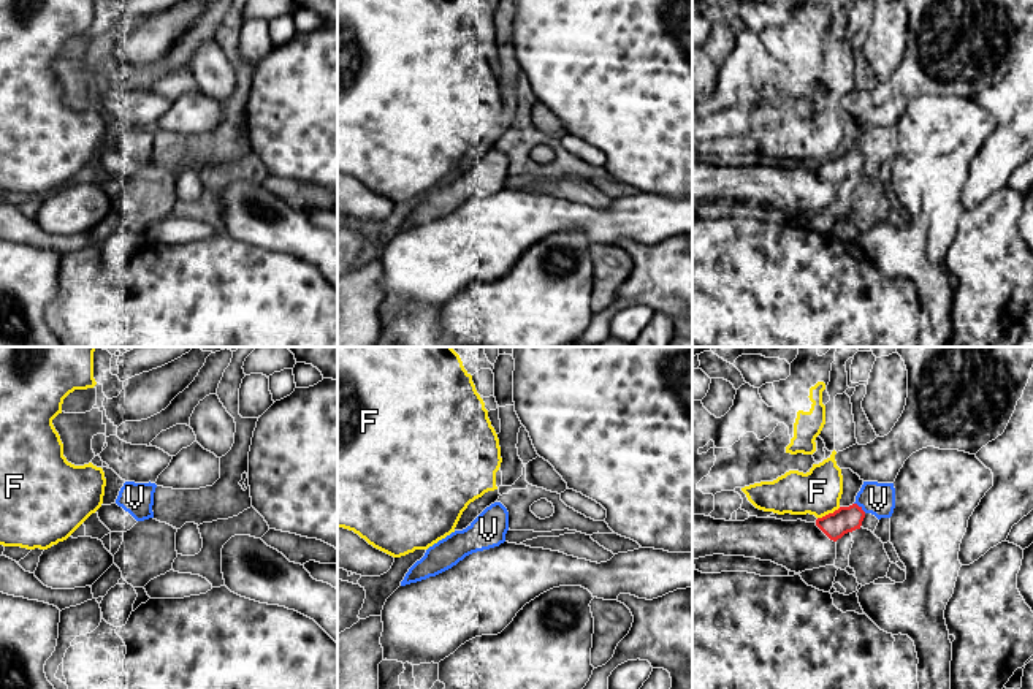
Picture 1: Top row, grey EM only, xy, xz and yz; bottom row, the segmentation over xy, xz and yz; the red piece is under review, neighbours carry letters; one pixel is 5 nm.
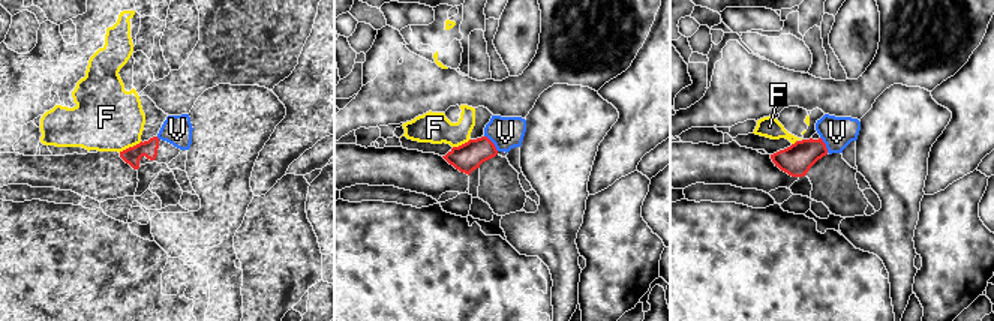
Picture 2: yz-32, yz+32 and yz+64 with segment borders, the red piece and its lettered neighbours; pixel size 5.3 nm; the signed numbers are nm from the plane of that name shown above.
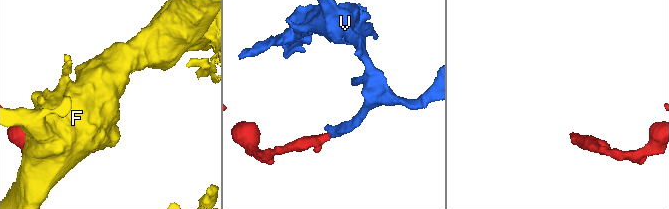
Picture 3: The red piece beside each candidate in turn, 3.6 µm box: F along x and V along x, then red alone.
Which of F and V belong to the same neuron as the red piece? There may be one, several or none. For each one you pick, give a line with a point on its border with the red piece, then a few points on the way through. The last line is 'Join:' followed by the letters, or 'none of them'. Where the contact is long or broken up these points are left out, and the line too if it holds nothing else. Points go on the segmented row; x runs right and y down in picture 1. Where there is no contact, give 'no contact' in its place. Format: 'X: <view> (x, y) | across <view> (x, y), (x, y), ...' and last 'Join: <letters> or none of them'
Join: none of them

